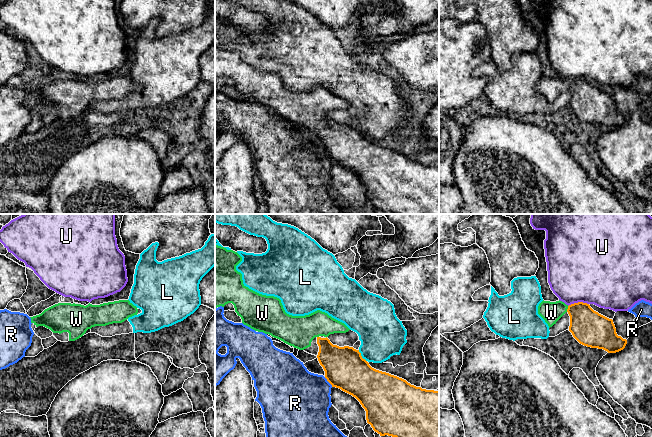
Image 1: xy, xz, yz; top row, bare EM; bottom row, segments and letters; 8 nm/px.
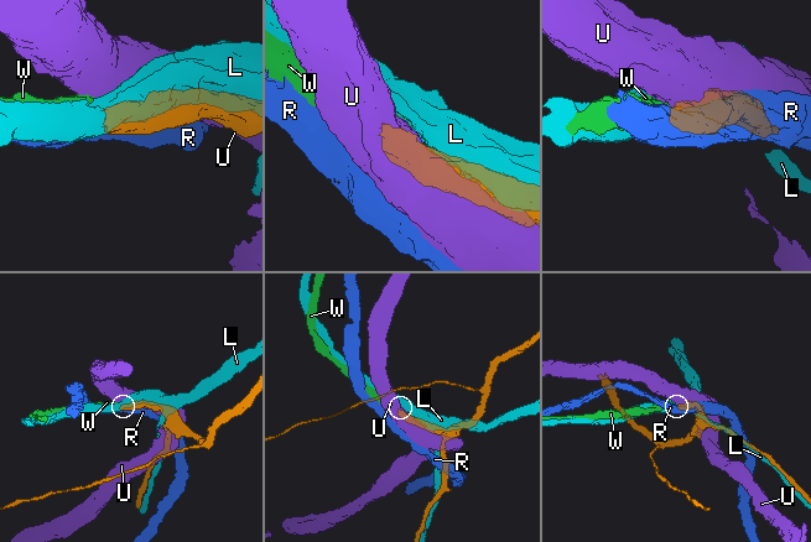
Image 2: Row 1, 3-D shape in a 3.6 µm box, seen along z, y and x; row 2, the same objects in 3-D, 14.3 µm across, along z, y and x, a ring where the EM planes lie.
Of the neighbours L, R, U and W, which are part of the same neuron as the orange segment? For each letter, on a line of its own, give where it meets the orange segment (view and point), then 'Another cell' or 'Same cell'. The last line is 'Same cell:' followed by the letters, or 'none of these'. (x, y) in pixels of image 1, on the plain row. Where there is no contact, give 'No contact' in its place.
L: Touches orange at xz (361, 132). Another cell
R: Touches orange at xz (328, 157). Another cell
U: Touches orange at yz (578, 78). Another cell
W: Touches orange at yz (567, 85). Same cell
Same cell: W

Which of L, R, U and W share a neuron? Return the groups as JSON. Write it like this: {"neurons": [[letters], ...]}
{"neurons": [["L"], ["R"], ["U"], ["W"]]}

